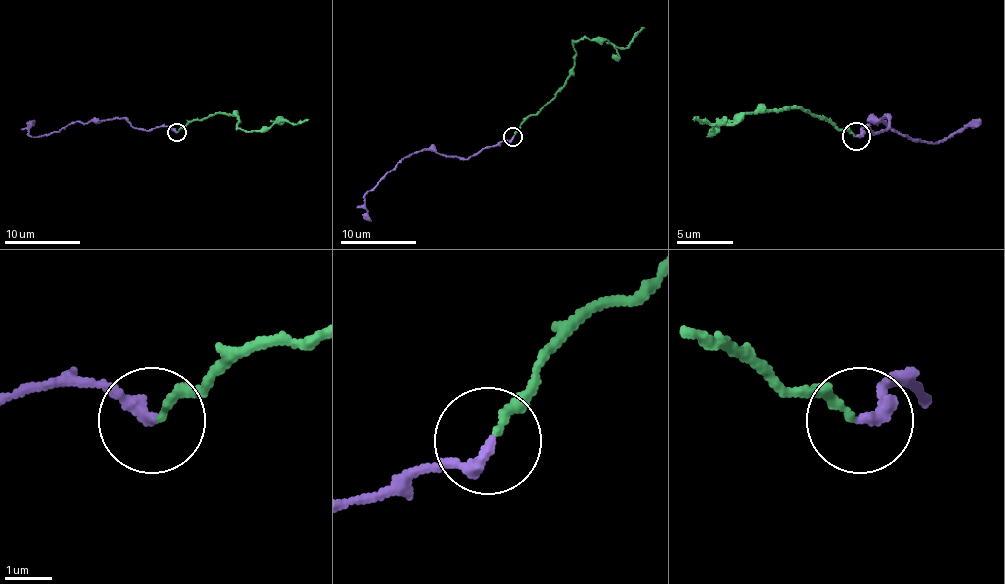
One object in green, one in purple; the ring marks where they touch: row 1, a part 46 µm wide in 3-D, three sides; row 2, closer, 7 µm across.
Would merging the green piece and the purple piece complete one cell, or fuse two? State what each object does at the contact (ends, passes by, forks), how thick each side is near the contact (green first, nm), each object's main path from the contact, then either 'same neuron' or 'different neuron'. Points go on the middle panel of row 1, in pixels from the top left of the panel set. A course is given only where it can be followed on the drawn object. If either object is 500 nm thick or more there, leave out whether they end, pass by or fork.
green ends there; purple ends there; 170 nm thick on the green side, 280 nm on the other; green runs (514, 136), (563, 85), (578, 40), (604, 40), (625, 47), (644, 27); purple runs (512, 136), (461, 159), (429, 149), (406, 155), (365, 195), (365, 208), (370, 221); same neuron

